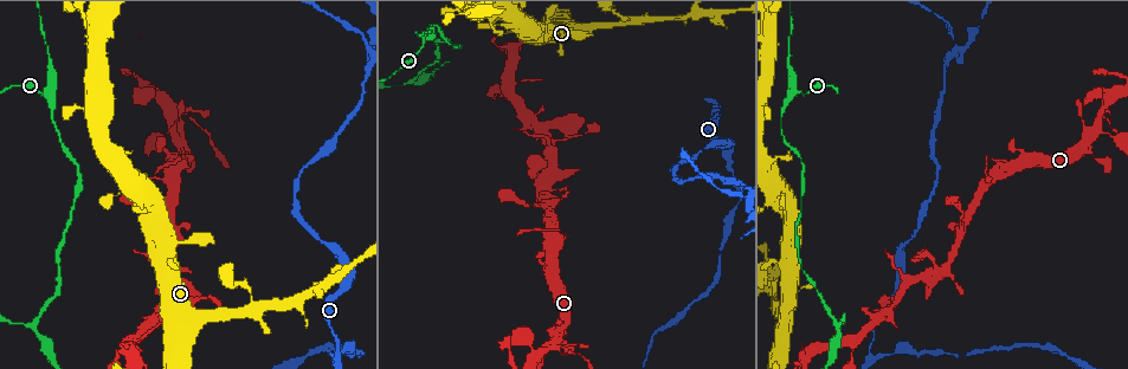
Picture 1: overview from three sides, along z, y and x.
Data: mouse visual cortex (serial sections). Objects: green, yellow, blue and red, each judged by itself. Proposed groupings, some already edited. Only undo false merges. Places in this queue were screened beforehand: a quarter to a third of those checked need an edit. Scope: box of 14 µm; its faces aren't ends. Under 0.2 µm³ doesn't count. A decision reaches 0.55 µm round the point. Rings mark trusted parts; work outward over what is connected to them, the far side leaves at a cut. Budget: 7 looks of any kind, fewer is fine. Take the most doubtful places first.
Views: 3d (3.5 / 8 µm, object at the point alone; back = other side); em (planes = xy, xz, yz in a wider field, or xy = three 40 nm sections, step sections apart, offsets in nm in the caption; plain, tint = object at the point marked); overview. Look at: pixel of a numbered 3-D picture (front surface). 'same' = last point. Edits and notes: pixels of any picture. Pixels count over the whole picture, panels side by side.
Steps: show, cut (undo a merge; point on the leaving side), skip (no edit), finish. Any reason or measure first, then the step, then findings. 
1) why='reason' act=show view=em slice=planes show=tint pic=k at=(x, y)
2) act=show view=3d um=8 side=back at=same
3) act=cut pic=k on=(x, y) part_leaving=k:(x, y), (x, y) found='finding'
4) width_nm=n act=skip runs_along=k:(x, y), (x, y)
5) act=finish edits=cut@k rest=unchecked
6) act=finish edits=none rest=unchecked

why='sudden change in width' act=show view=3d um=3.5 pic=1 at=(1106, 112)

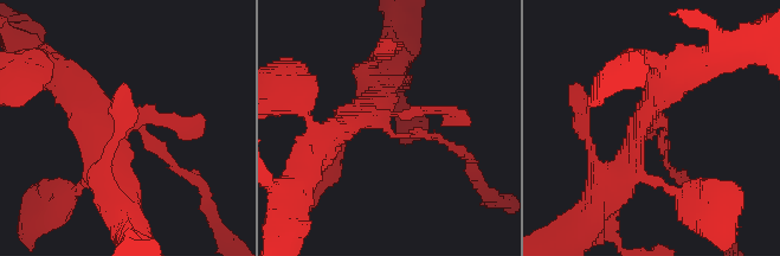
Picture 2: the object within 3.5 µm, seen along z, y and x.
why='shape alone is not enough' act=show view=em slice=planes show=plain pic=2 at=(660, 120)

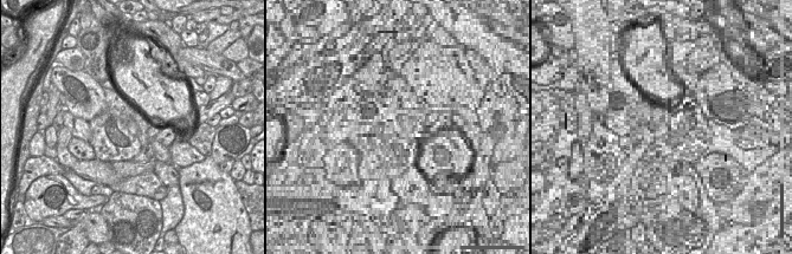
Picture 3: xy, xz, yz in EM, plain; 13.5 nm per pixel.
why='where the object lies' act=show view=em slice=planes show=tint at=same

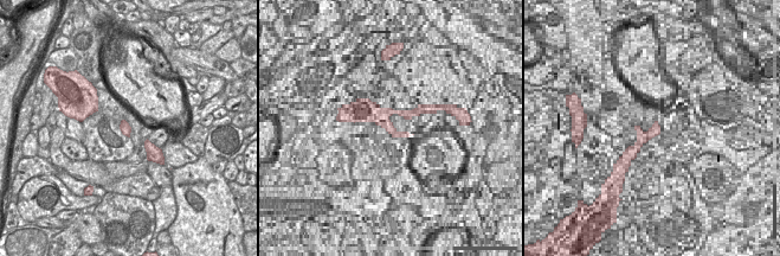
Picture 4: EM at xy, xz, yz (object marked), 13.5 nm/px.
arm_widths_nm=100,300,300 act=skip runs_along=2:(376, 89), (445, 144) found='continuous, no second cell'

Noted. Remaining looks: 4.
why='abrupt turn' act=show view=3d um=8 pic=1 at=(335, 355)

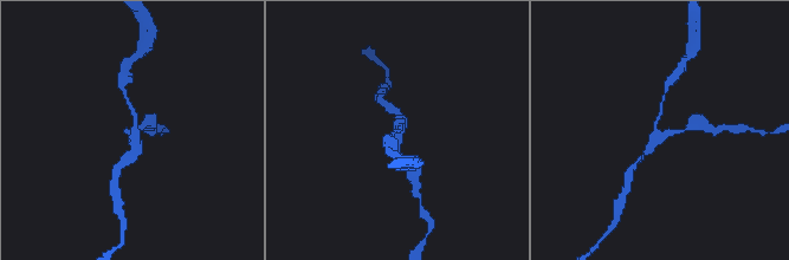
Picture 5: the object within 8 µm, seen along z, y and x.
act=show view=3d um=3.5 pic=5 at=(656, 135)

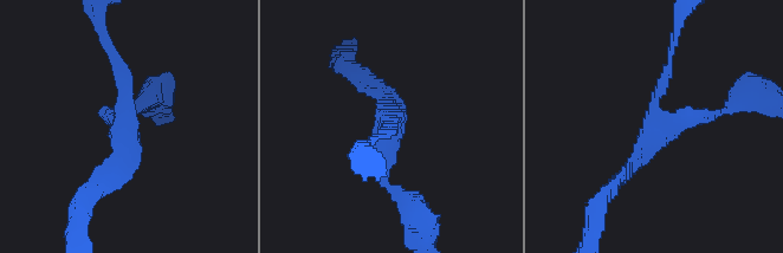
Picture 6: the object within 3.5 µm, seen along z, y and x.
why='shape alone is not enough' act=show view=em slice=planes show=tint pic=6 at=(387, 125)

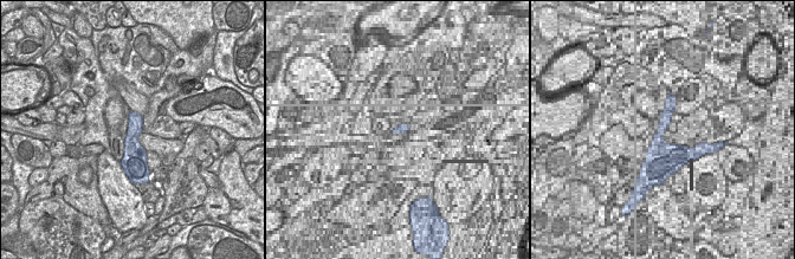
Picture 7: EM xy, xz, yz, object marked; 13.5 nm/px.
arm_widths_nm=150,150,200 act=skip runs_along=6:(671, 52), (655, 99), (661, 122), (731, 106) found='one cell here'

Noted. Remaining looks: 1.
act=finish edits=none rest=unchecked

